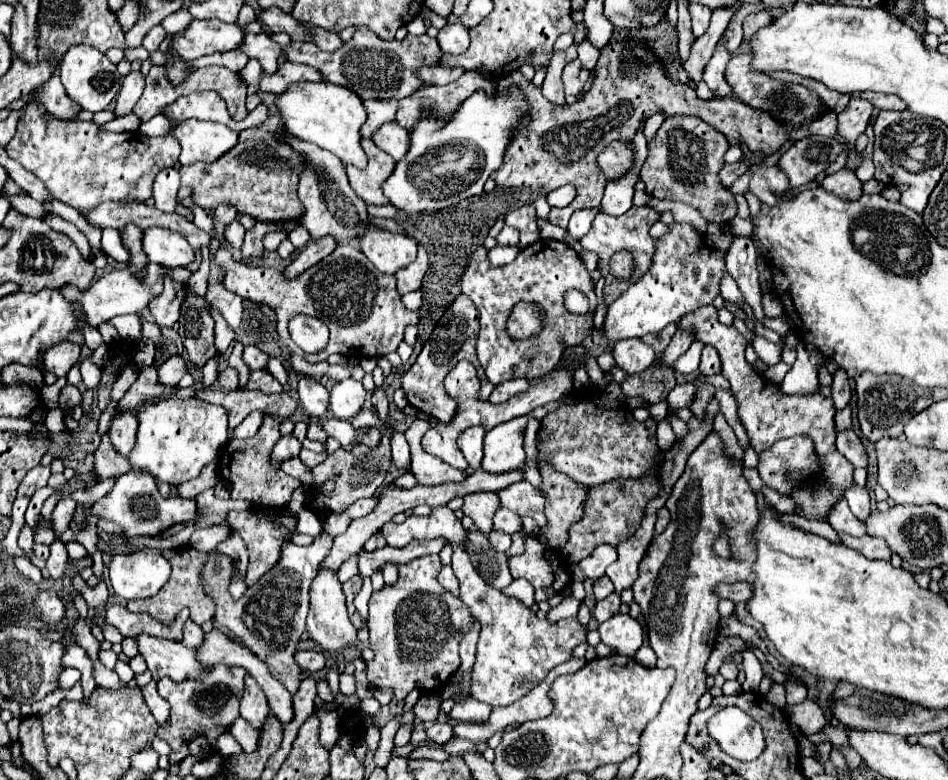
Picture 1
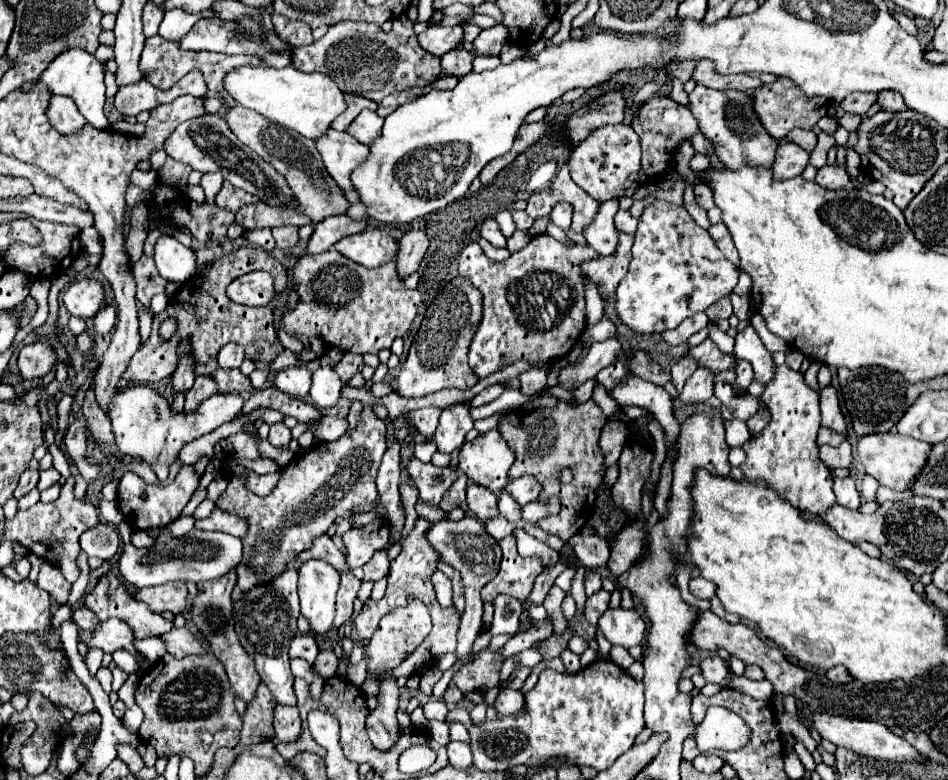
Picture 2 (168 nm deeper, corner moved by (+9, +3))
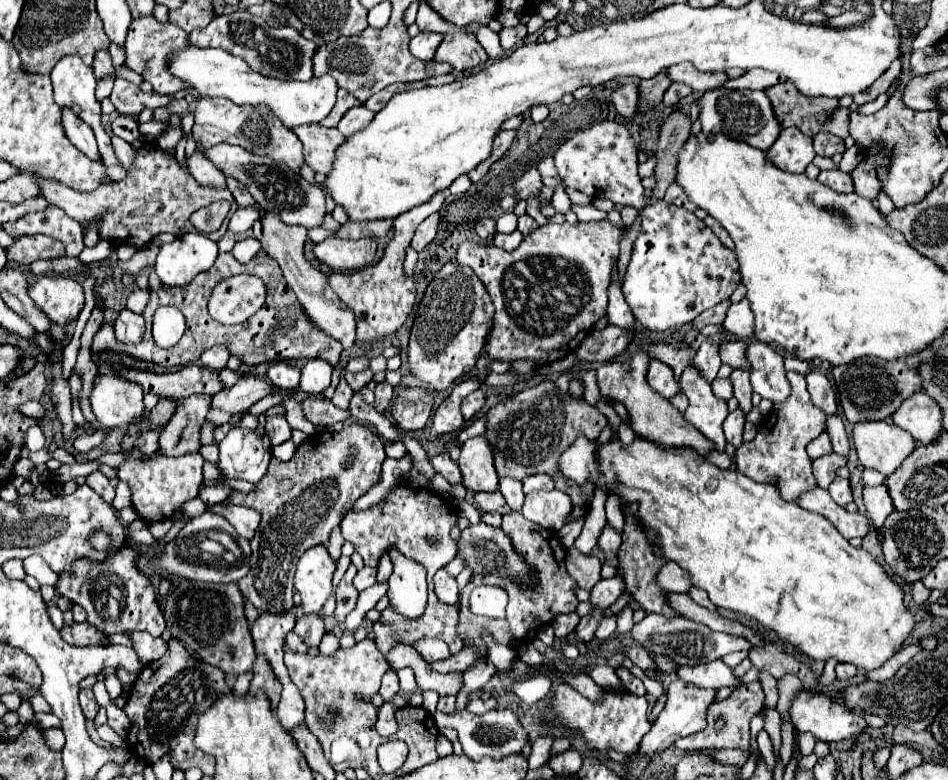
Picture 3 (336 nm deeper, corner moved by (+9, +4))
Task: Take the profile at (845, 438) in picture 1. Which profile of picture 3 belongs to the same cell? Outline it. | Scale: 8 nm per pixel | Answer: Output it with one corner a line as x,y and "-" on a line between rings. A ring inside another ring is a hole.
828,453
828,455
822,455
820,459
816,459
812,463
812,469
814,469
814,477
818,481
818,487
826,489
834,481
836,469
844,467
846,463
848,463
848,457
836,455
836,453

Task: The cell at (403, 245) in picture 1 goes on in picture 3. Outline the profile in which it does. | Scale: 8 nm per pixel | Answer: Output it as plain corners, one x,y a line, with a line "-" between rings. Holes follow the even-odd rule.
330,237
314,247
314,255
334,271
356,271
356,269
370,265
376,259
376,243
374,243
374,239
356,239
356,241
350,239
350,241
346,241
346,239

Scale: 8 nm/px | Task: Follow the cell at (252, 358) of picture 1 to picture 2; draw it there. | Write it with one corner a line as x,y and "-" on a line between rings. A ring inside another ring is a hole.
234,342
224,344
224,346
220,348
218,356
216,356
220,368
238,368
238,366
242,364
242,358
244,358
242,348
240,348
238,344
234,344

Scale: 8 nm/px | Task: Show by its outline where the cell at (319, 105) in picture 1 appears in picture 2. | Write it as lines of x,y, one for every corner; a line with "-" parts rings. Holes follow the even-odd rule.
250,64
232,68
230,72
226,72
222,84
224,84
224,92
244,108
256,110
268,120
282,124
290,130
296,130
298,134
312,140
316,140
316,136
322,136
330,128
330,122
346,108
344,94
330,80
330,76
304,74
292,66
280,70
268,66
250,66

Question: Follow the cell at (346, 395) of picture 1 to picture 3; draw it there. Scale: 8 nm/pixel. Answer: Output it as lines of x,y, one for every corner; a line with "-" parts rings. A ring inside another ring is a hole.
312,359
302,365
302,381
300,389
306,395
322,395
330,387
330,377
332,377
332,365
328,361

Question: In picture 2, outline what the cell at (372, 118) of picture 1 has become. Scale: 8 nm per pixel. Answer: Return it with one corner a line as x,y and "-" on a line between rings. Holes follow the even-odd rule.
344,94
346,100
346,110
330,124
334,130
346,130
348,124
360,114
360,110
368,108
368,110
376,110
376,102
372,100
364,100
364,96
352,96
352,94

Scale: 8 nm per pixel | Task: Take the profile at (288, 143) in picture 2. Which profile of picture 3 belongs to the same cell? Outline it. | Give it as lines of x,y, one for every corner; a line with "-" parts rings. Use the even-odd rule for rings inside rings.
198,97
196,111
194,111
194,127
192,135
196,143
204,147
212,147
214,143
230,143
240,145
250,153
264,155
276,161
286,163
292,171
300,173
304,163
304,153
300,139
296,139
296,133
286,129
276,115
266,105
236,105
228,99
214,99
214,97

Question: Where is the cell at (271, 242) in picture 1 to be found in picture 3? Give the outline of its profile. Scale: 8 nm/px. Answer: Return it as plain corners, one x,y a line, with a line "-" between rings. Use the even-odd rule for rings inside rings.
274,213
264,215
264,219
262,219
262,247
282,267
282,273
284,273
288,287
292,287
292,291
298,297
298,303
304,307
304,315
308,315
308,321
314,327
320,327
320,331
324,331
326,335
340,341
344,349
350,349
350,347
354,347
354,335
356,335
354,313
348,307
344,307
340,303
340,299
336,297
336,293
328,287
328,283
324,279
326,275
322,271
318,271
316,267
312,267
304,259
304,243
306,243
304,227
286,225

